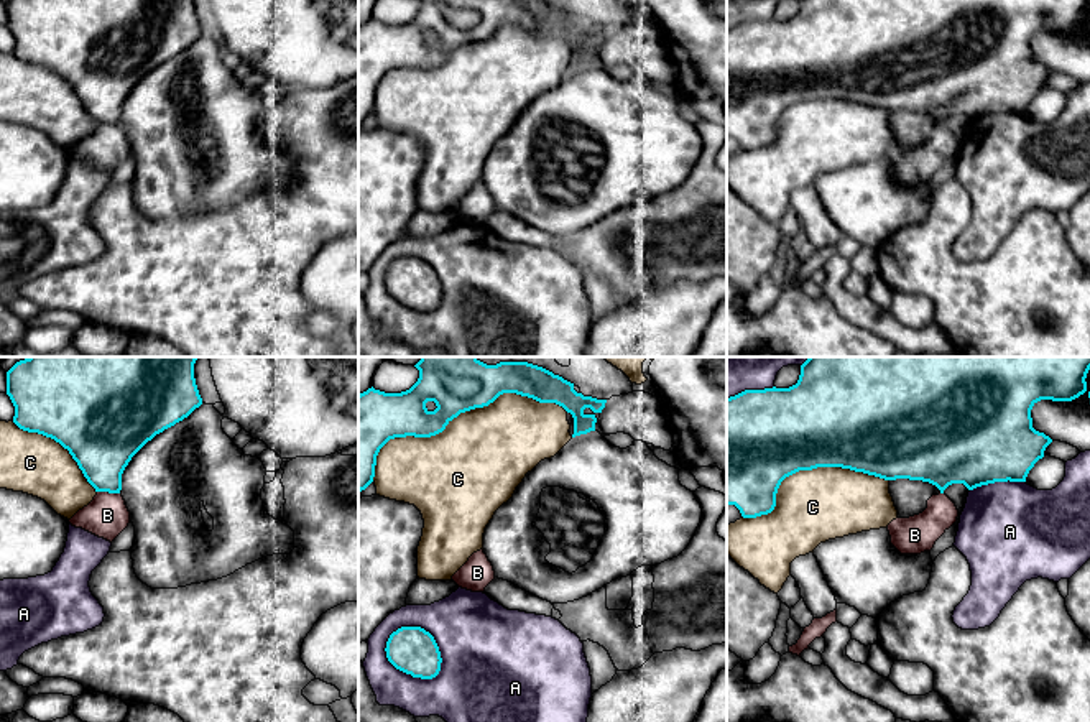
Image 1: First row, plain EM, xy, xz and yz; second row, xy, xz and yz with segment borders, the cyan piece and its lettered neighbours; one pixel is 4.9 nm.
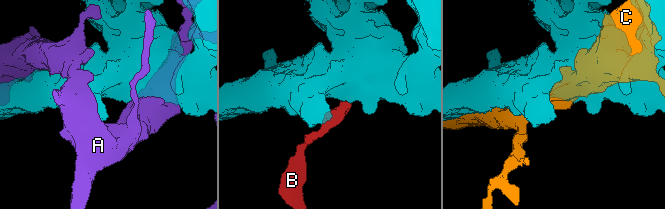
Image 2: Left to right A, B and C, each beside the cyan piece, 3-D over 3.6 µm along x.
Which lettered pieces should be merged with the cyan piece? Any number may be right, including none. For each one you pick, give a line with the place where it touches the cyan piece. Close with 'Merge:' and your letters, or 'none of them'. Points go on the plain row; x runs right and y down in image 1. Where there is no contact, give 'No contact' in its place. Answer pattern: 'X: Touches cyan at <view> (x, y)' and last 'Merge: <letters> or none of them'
Merge: none of them

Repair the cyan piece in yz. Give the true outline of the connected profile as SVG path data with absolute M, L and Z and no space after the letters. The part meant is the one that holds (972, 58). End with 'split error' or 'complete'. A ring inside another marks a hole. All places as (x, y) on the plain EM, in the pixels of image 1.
M801 0L801 7L796 16L789 20L764 20L764 21L745 21L735 28L727 30L727 137L735 137L743 150L756 150L761 146L768 146L776 138L776 125L781 113L799 104L799 102L812 102L817 99L842 99L855 104L863 104L868 107L875 107L884 112L896 110L909 110L909 112L922 112L935 117L940 125L952 115L963 115L968 122L973 122L981 117L995 115L995 113L1026 113L1029 102L1034 95L1044 89L1046 79L1052 74L1049 67L1039 64L1032 59L1031 41L1041 31L1052 33L1072 33L1087 23L1087 5L1090 0Z; complete

